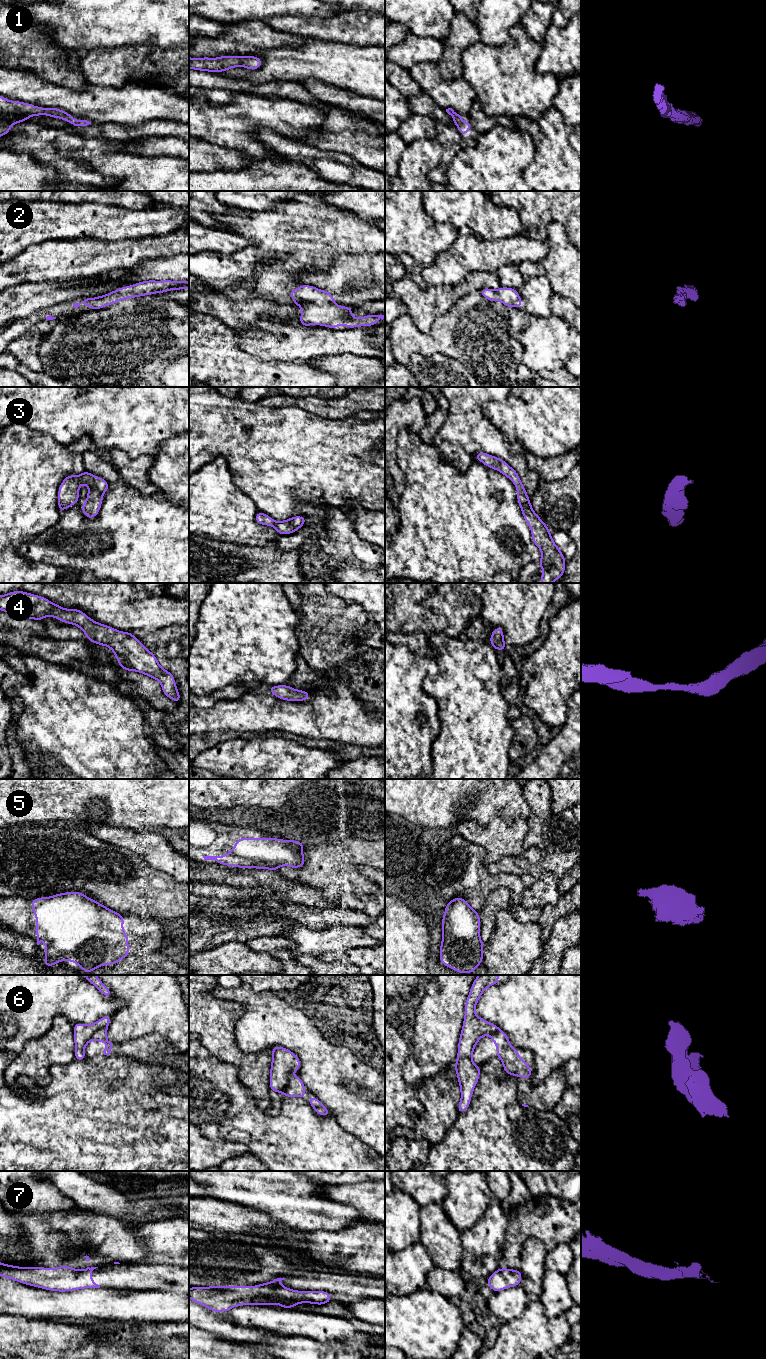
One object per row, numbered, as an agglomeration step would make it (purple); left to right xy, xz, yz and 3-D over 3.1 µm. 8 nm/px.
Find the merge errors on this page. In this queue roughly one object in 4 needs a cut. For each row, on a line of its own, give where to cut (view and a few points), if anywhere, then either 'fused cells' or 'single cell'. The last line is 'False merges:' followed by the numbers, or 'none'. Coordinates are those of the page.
1: cut none; single cell
2: cut none; single cell
3: cut none; single cell
4: cut none; single cell
5: cut none; single cell
6: cut xy (106, 1027), (97, 1029), (86, 1042); fused cells
7: cut none; single cell
False merges: 6

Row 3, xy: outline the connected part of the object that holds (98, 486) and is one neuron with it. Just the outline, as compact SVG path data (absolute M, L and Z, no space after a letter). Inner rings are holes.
M86 470L81 475L68 475L64 478L58 489L58 508L62 513L77 503L81 484L89 487L87 501L82 504L81 509L88 519L92 519L100 512L103 494L111 486L102 477L92 475Z

